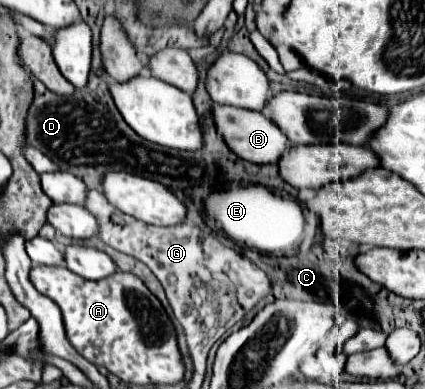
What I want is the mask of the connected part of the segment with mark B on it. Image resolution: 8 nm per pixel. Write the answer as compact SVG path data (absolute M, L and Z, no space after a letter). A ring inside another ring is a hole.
M214 103L214 125L218 127L218 135L226 139L226 145L230 145L230 151L236 151L240 159L246 159L250 163L276 163L288 149L286 135L258 111Z

